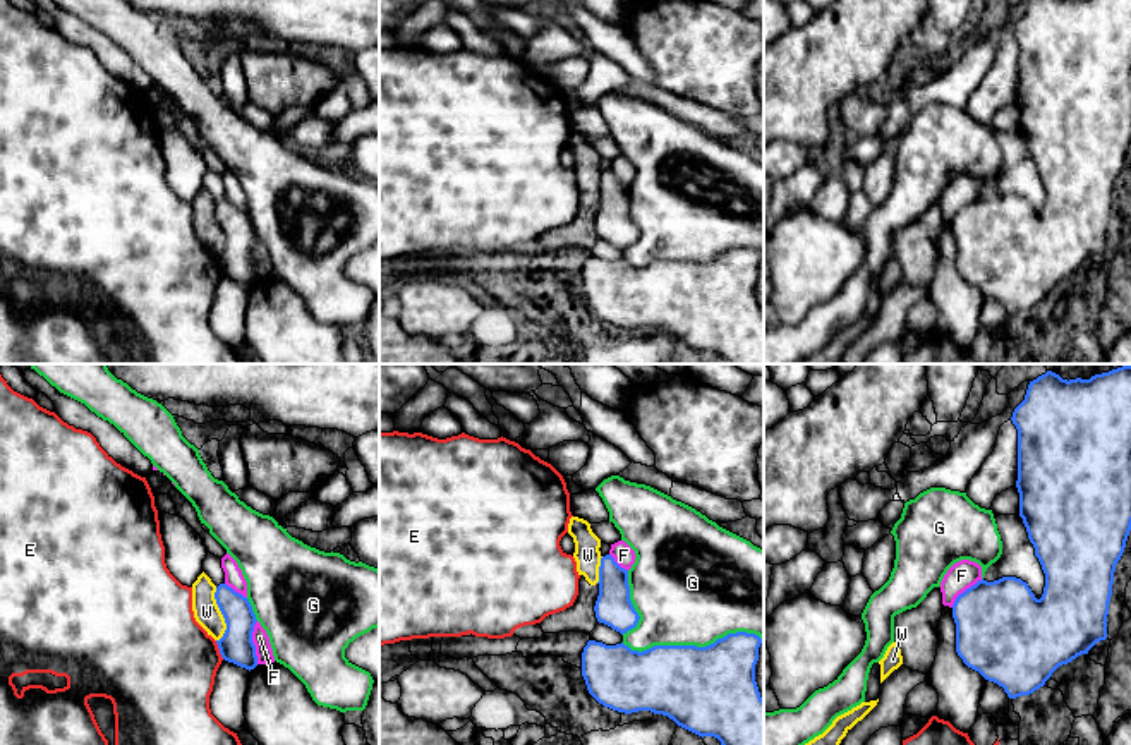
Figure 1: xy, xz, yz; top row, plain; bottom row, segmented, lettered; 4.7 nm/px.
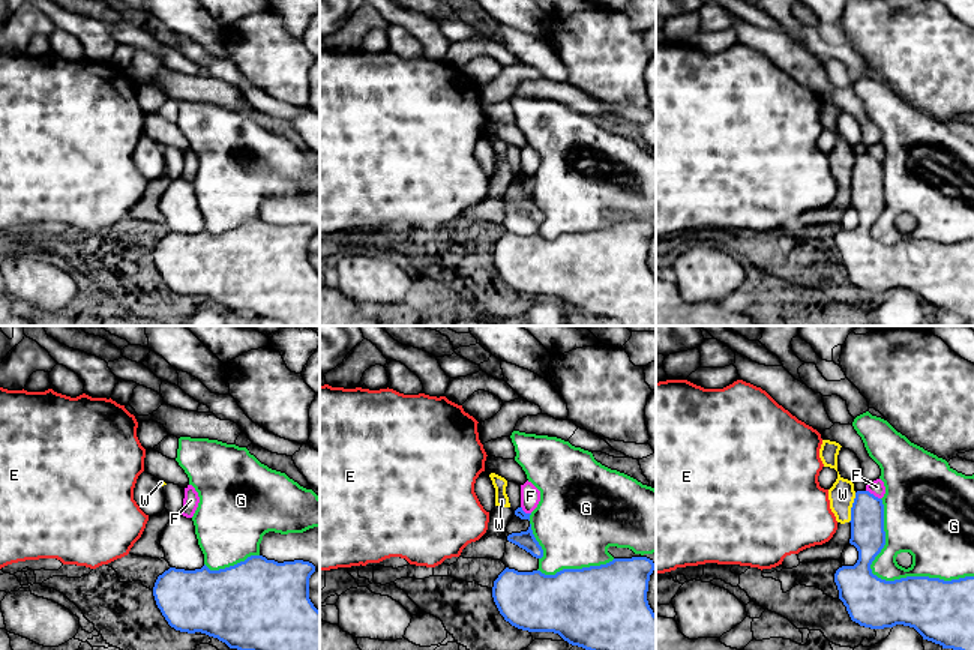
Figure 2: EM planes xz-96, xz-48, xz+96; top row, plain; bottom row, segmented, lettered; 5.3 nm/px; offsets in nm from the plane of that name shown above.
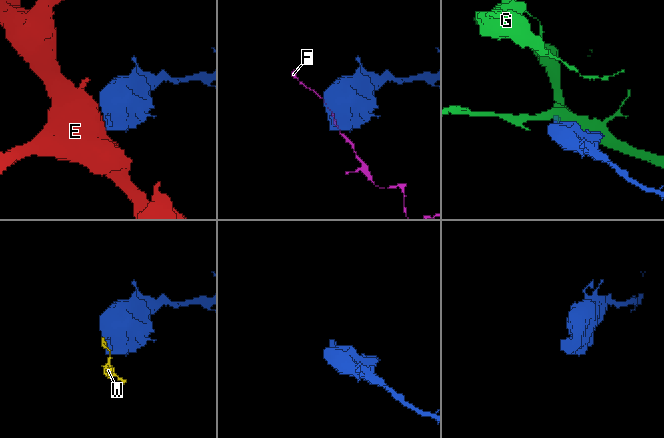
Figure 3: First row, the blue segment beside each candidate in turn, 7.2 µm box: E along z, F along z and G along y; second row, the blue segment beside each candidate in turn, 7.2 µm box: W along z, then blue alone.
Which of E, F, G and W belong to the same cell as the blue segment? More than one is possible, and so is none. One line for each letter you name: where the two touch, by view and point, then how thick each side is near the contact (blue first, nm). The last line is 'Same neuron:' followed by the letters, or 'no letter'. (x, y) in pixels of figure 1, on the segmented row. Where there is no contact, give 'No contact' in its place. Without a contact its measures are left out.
Same neuron: no letter

